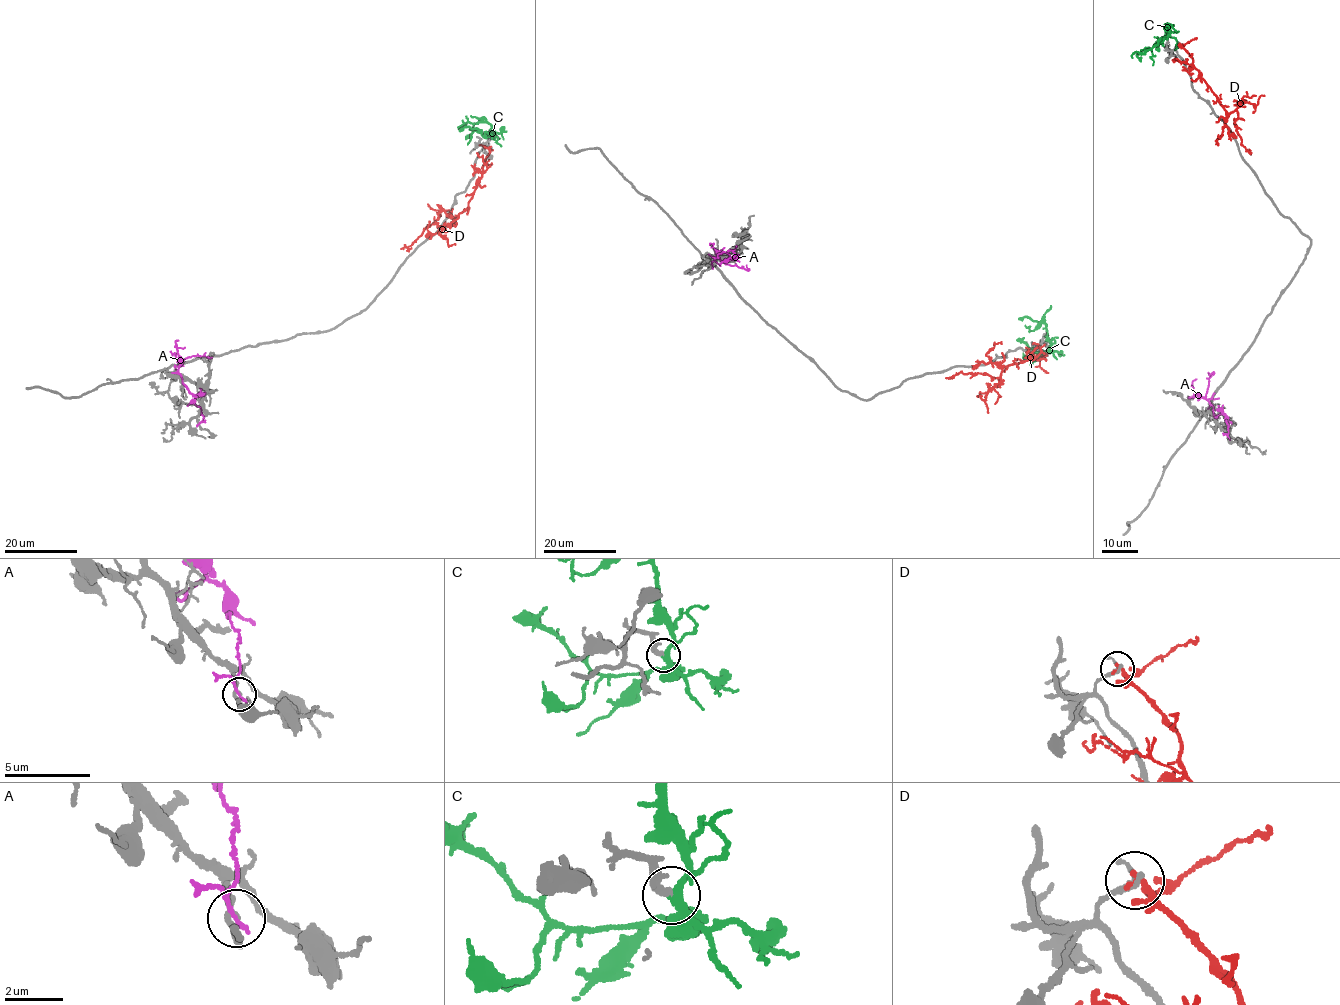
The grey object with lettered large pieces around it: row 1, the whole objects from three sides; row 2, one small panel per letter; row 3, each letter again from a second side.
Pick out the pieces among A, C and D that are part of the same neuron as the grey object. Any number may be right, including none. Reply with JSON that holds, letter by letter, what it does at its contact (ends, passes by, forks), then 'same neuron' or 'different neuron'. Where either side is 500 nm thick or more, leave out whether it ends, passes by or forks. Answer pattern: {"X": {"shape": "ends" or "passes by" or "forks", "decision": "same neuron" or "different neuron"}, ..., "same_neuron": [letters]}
{"A": {"shape": "passes by", "decision": "different neuron"}, "C": {"shape": "forks", "decision": "same neuron"}, "D": {"shape": "forks", "decision": "different neuron"}, "same_neuron": ["C"]}

